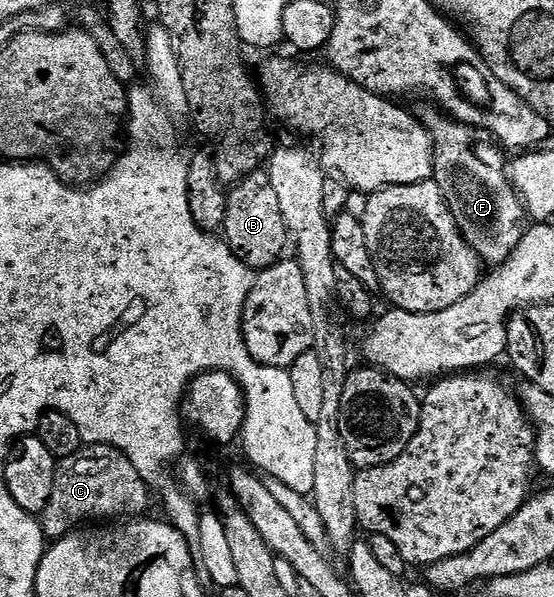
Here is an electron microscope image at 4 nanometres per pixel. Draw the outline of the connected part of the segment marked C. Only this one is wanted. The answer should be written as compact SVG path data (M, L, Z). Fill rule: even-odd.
M87 445L55 465L52 496L40 515L42 531L46 533L47 539L57 540L95 520L133 520L147 513L146 505L150 502L150 494L152 495L151 487L147 486L140 472L136 472L136 468L132 468L132 464L116 448Z

